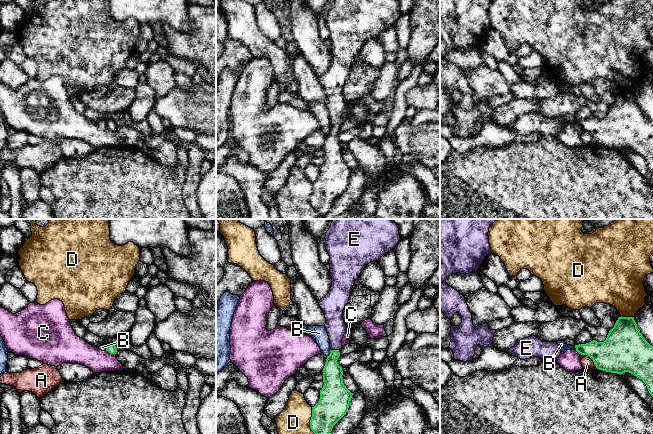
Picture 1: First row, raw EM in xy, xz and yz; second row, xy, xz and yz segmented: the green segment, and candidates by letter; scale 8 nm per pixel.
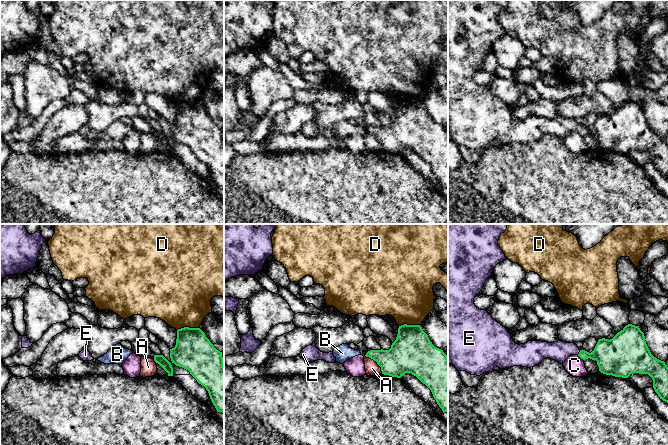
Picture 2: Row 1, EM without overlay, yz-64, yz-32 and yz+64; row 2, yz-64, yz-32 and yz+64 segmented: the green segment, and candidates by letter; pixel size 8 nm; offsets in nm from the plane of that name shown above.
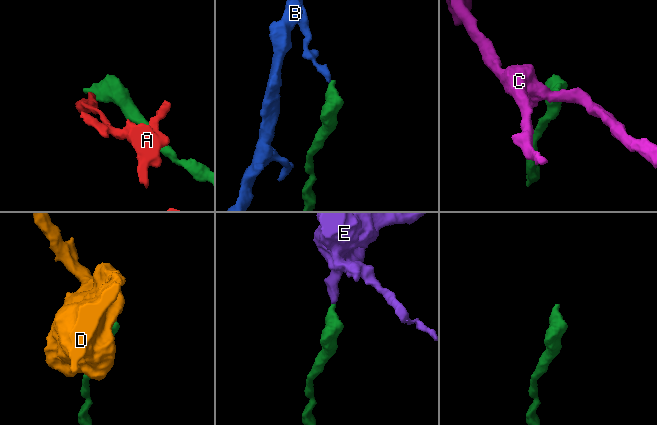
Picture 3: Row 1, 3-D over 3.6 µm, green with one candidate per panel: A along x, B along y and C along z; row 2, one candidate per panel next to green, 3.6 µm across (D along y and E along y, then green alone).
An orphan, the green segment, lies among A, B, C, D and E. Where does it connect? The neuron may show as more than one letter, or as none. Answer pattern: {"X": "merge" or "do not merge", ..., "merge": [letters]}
{"A": "do not merge", "B": "do not merge", "C": "do not merge", "D": "do not merge", "E": "merge", "merge": ["E"]}

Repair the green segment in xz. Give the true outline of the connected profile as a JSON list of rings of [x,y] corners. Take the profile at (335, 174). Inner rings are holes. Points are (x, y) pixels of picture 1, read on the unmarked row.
[[[331,0],[325,15],[325,23],[330,32],[332,61],[329,69],[318,79],[326,94],[325,104],[330,115],[330,130],[322,147],[324,161],[320,166],[320,175],[312,183],[310,196],[311,206],[321,217],[329,212],[333,202],[346,190],[353,171],[343,159],[342,143],[337,138],[343,112],[348,106],[342,91],[353,61],[367,40],[378,37],[384,30],[394,26],[401,14],[397,0]]]

